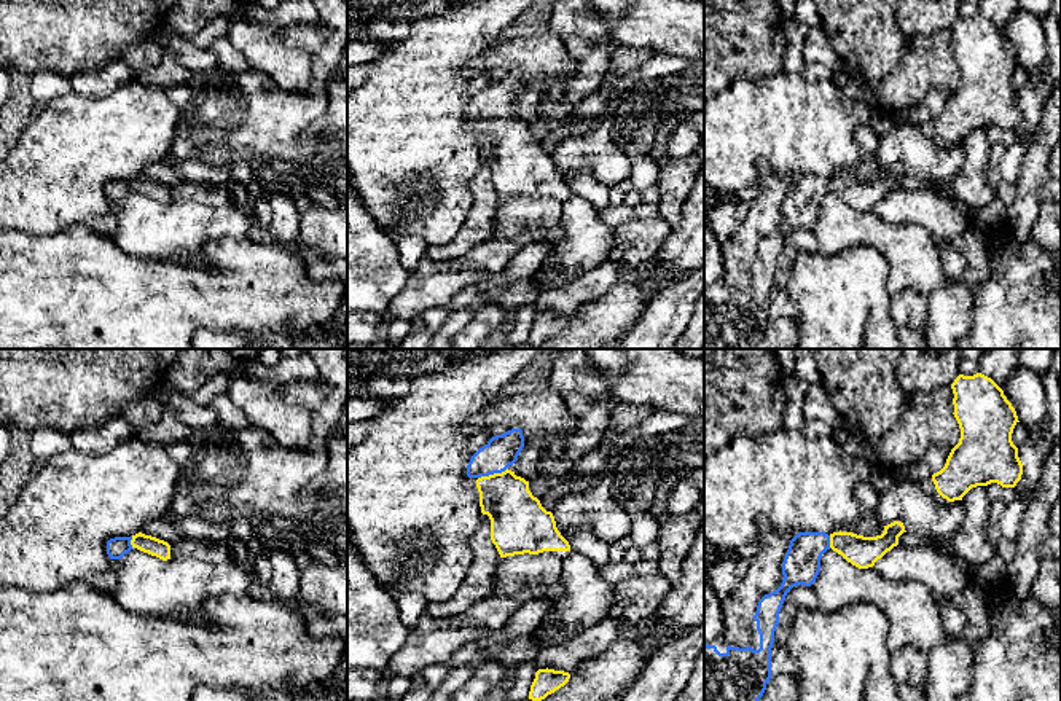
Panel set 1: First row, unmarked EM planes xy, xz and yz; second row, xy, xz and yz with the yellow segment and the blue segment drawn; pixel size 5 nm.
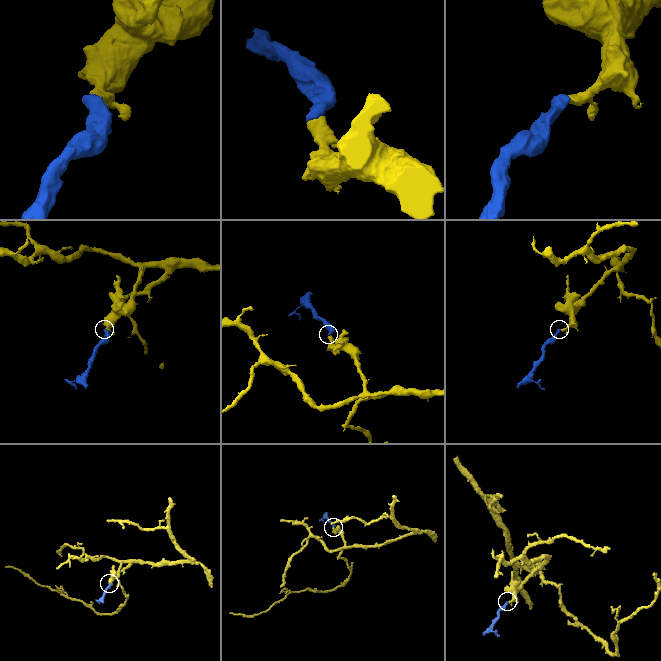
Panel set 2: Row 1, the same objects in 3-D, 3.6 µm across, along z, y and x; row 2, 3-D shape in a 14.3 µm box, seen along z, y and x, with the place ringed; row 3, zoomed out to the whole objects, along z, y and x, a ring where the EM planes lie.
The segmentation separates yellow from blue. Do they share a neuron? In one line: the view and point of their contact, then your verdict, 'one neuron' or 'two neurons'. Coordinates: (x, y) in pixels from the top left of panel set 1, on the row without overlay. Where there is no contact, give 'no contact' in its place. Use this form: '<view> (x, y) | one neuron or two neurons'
xz (494, 117) | one neuron

